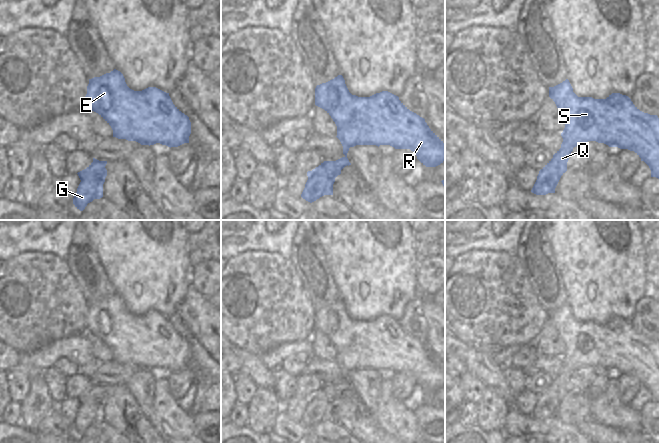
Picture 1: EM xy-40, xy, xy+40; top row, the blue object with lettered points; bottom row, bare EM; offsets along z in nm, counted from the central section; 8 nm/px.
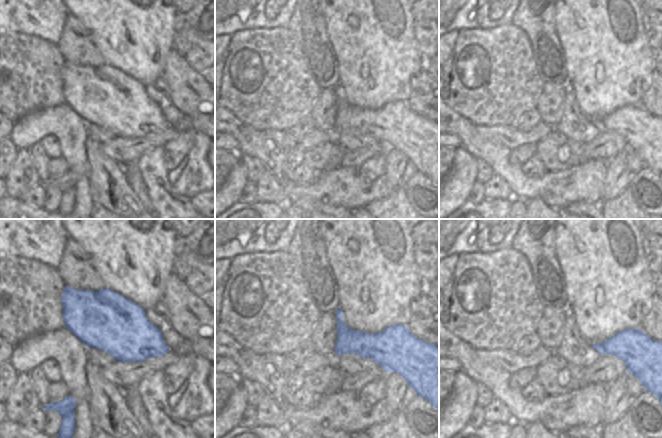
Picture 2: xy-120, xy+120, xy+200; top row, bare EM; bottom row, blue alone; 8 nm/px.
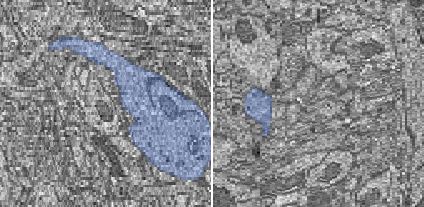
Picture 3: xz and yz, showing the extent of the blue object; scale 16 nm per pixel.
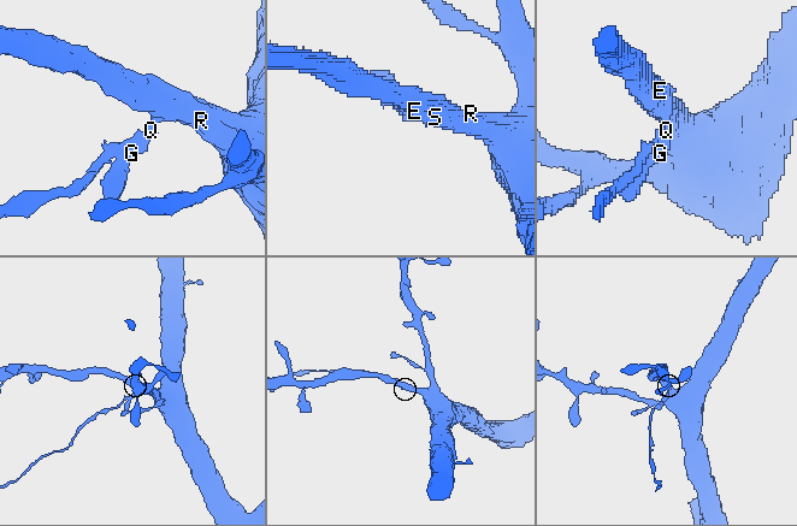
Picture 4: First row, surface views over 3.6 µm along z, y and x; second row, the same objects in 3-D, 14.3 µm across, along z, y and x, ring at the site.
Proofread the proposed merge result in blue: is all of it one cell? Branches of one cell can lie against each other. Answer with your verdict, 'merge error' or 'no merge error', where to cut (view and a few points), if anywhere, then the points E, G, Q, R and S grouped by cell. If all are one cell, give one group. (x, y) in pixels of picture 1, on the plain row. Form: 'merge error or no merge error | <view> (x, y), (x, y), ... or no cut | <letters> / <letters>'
merge error | xy+40 (563, 362), (573, 371) | E R S / G Q

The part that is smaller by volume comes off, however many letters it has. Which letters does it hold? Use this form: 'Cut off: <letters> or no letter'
Cut off: G, Q

